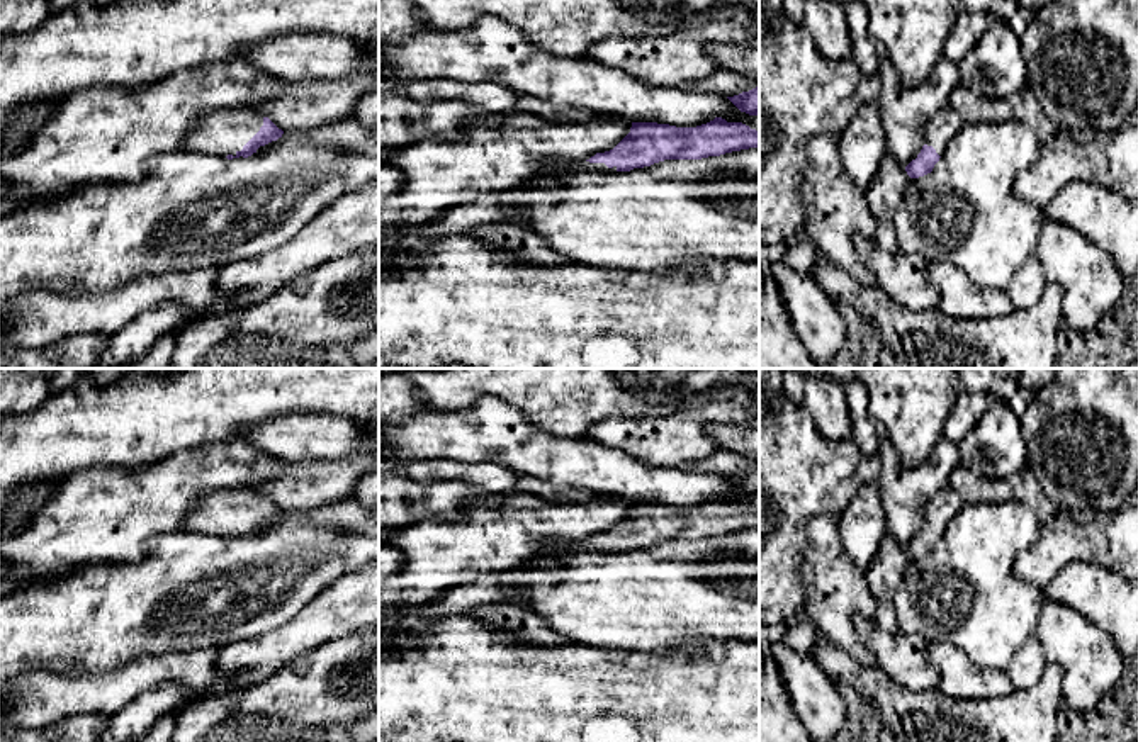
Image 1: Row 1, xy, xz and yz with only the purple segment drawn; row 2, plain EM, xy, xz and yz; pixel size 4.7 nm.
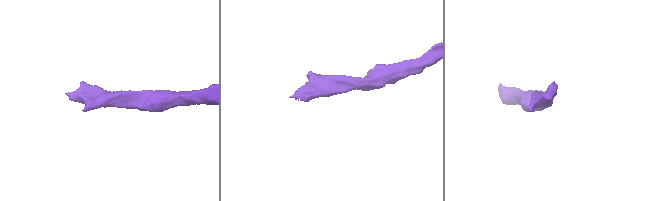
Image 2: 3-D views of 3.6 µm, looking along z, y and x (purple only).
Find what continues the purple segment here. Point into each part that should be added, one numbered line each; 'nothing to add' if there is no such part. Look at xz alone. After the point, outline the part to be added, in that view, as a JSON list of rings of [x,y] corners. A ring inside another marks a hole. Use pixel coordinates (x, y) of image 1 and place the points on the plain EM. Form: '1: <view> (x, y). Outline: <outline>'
1: xz (597, 547). Outline: [[[583,542],[583,545],[584,545],[588,550],[601,552],[601,554],[617,552],[617,547],[608,548],[605,543]]]

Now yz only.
1: yz (946, 503). Outline: [[[949,486],[943,487],[927,504],[924,525],[943,537],[949,521],[966,506],[965,499]]]

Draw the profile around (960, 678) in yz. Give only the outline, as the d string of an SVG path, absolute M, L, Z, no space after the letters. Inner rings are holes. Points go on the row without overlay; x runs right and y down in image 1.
M927 642L927 657L939 671L938 689L951 700L999 698L1014 691L1006 669L980 667L951 644Z

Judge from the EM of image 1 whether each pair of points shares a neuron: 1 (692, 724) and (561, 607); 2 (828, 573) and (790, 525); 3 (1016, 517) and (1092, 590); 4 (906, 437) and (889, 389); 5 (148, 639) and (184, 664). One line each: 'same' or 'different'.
1: different
2: different
3: different
4: same
5: different

